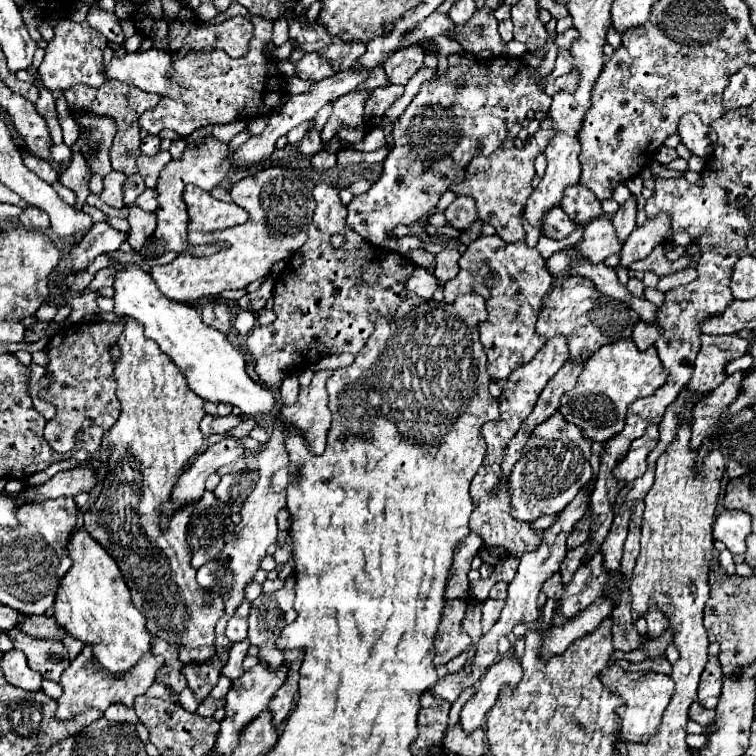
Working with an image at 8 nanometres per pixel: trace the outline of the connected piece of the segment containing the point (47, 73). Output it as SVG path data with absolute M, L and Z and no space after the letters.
M64 15L56 27L54 27L54 39L48 43L46 47L46 55L42 65L38 67L38 73L42 77L44 87L48 87L50 91L66 91L74 85L88 85L88 87L102 87L108 77L104 73L104 61L102 61L102 51L106 49L108 41L102 33L98 33L96 29L90 27L88 21L82 23L74 23L70 19L70 15Z

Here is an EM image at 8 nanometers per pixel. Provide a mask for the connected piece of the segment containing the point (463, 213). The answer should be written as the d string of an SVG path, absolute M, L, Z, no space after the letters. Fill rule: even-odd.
M456 197L454 203L444 211L444 215L448 225L458 231L466 231L478 219L474 199L468 199L468 197Z

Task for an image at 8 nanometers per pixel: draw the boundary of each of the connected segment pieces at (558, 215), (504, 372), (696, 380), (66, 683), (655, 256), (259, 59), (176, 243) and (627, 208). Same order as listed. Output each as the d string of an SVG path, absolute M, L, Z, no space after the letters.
M560 207L548 211L548 219L544 219L544 235L552 239L564 239L576 229L578 225L572 219L568 219L568 215Z
M498 235L480 237L468 245L466 253L460 257L460 273L444 285L444 301L454 303L462 293L474 293L474 285L486 285L486 279L492 279L488 287L490 299L486 301L488 319L478 325L480 343L488 355L488 373L494 379L508 379L508 375L528 363L542 347L544 339L536 335L536 321L542 307L542 299L552 285L552 277L546 275L544 259L536 249L530 249L524 241L506 243Z
M702 335L702 347L698 351L688 387L700 391L700 395L704 395L704 391L712 391L712 387L718 387L726 379L726 363L742 357L746 345L748 339L740 339L736 335Z
M86 645L82 649L82 653L70 663L70 667L64 671L64 675L60 679L60 687L64 693L56 701L58 703L56 719L68 719L72 715L80 715L80 713L90 711L90 709L106 711L106 707L110 707L112 703L122 703L122 705L130 707L134 703L134 699L144 695L146 689L154 683L156 671L162 665L164 665L164 659L148 653L148 655L144 655L144 659L140 659L140 663L136 667L132 667L132 671L128 671L128 675L124 679L110 679L92 667L92 649Z
M656 245L654 251L642 259L640 263L634 263L632 265L632 271L654 271L656 275L668 275L668 273L674 273L674 271L682 271L686 267L686 257L680 257L676 261L670 261L666 257L666 249L664 245Z
M250 17L254 25L254 35L248 45L248 53L240 59L228 57L224 51L202 51L202 53L188 53L182 59L176 59L168 69L170 77L176 83L184 85L184 93L178 101L162 97L160 103L146 111L138 121L140 127L148 133L160 133L162 129L172 129L182 137L188 137L192 131L204 125L224 125L236 119L256 119L256 117L270 117L284 101L286 89L284 81L276 67L274 57L270 55L272 45L272 31L274 23L264 17Z
M208 139L198 149L188 149L186 147L182 159L170 161L168 167L164 167L164 171L160 173L158 185L156 185L156 191L158 191L158 209L156 209L158 227L152 233L152 237L148 237L146 243L142 245L142 249L138 251L142 257L156 259L156 257L160 257L160 255L164 255L168 251L174 251L178 255L189 251L198 257L203 257L226 249L226 243L216 243L214 246L191 246L188 243L188 211L186 211L186 203L182 199L182 191L184 191L186 183L200 183L200 187L206 189L206 191L210 191L216 185L220 185L226 179L228 171L230 171L230 167L228 167L228 151L230 149L228 149L226 143L218 143L216 139Z
M628 199L612 217L612 225L620 243L628 239L628 235L636 229L636 201Z

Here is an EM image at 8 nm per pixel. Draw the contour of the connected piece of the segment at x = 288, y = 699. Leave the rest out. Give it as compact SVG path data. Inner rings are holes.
M290 669L286 683L276 691L276 695L270 701L270 711L274 715L274 723L276 725L282 723L288 717L288 713L292 709L292 701L294 701L296 691L298 691L298 671Z

